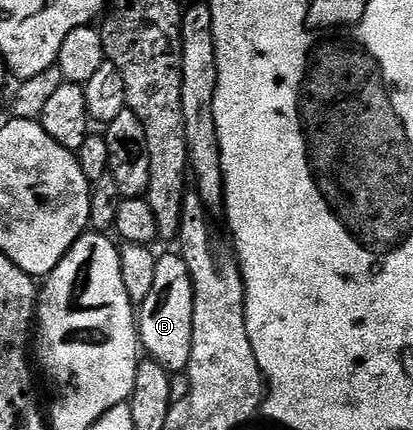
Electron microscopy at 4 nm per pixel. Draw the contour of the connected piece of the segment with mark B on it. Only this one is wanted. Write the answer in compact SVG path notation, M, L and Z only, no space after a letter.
M179 253L160 254L156 259L154 284L150 296L138 306L138 333L143 353L149 359L162 364L169 372L187 371L190 364L190 348L194 344L194 288L190 268Z

